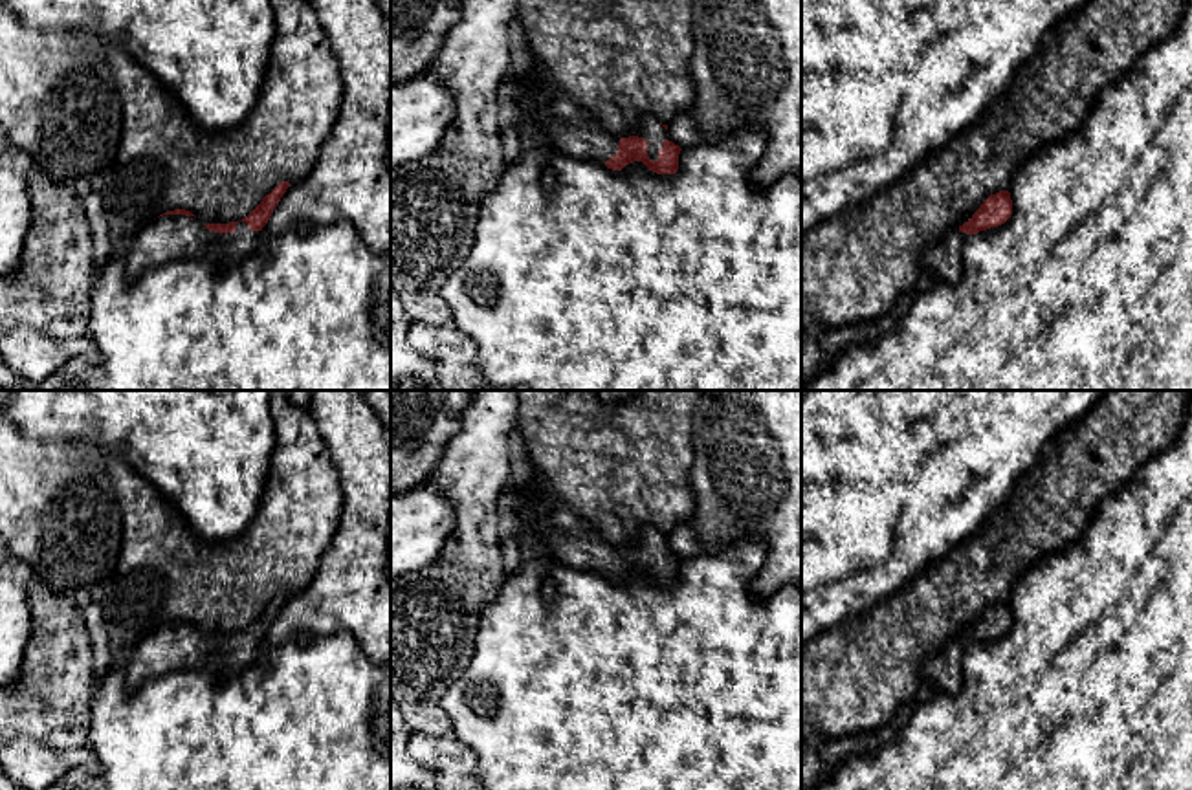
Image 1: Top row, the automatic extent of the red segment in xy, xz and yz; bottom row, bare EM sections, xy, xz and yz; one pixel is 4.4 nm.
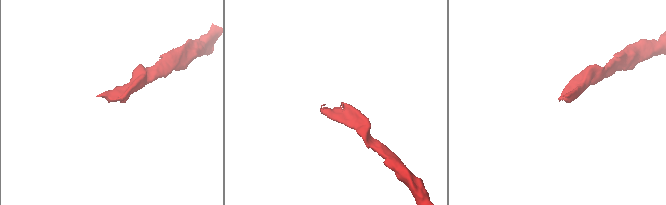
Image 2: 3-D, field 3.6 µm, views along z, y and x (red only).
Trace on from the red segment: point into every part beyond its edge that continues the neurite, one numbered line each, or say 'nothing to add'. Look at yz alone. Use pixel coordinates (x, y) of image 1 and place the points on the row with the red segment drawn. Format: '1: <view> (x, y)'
1: yz (945, 263)

